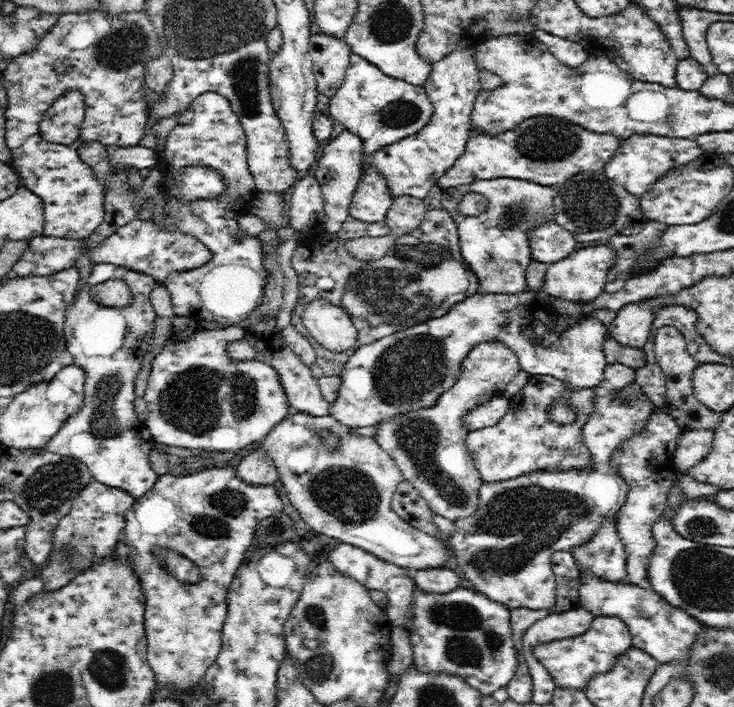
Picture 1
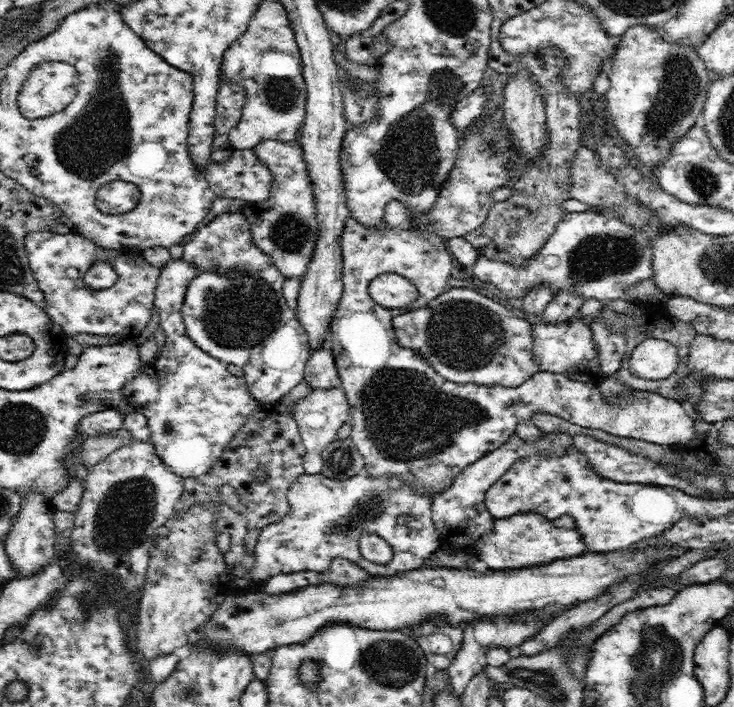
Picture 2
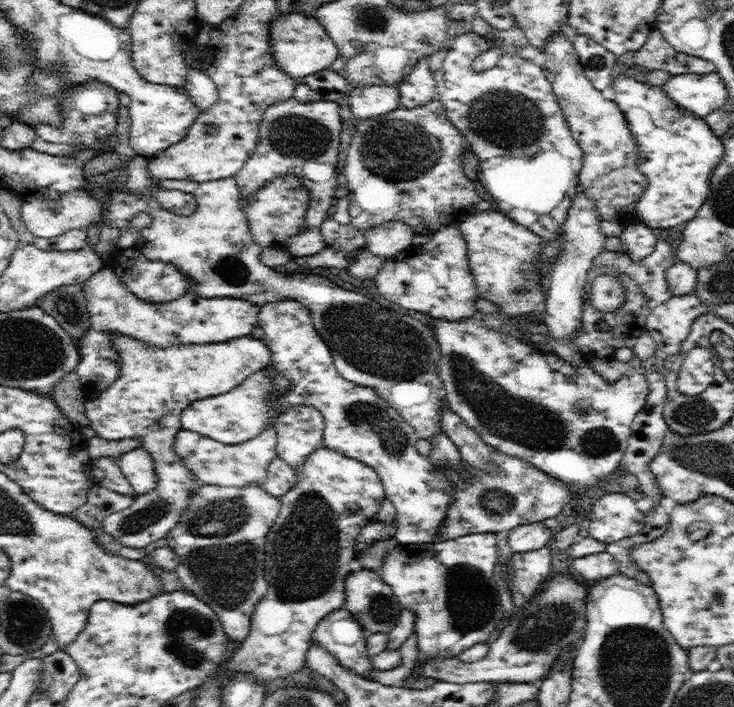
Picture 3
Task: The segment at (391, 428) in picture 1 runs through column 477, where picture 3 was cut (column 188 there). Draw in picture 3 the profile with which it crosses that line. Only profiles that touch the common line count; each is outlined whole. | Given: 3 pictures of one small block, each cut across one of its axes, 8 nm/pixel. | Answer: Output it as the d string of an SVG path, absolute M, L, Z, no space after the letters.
M115 335L114 347L118 351L118 363L120 363L120 376L108 388L98 392L98 396L85 396L85 415L89 420L89 426L98 437L106 440L120 440L122 438L136 438L142 442L142 449L152 456L158 484L156 488L146 494L136 496L134 502L123 510L110 513L102 522L104 531L108 532L115 540L122 542L131 548L145 548L150 543L164 539L178 524L182 512L190 506L190 498L194 490L202 484L198 477L186 467L186 463L176 455L174 440L182 425L180 416L184 408L188 408L195 400L202 400L230 392L250 373L262 372L270 364L272 353L263 343L262 339L242 336L226 342L212 344L180 344L170 348L158 348L152 344L144 344L142 340L134 340L128 336Z

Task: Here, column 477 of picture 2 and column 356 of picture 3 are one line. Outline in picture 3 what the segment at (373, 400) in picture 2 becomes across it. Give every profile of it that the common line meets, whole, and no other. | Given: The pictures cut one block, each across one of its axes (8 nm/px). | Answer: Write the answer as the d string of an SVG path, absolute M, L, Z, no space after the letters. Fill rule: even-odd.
M282 299L268 303L257 311L257 324L264 329L264 340L272 360L270 365L262 372L250 373L246 380L230 392L195 400L188 408L182 410L180 424L184 430L198 432L218 442L231 445L246 442L268 428L268 422L275 422L286 410L300 404L314 406L324 419L324 436L322 437L324 448L330 448L334 452L340 452L344 456L354 460L360 460L366 466L374 468L381 478L385 499L392 502L396 511L395 538L401 544L427 544L439 541L440 528L446 521L446 514L450 510L450 504L454 502L454 487L446 479L442 470L437 469L425 456L422 456L416 448L419 440L416 431L408 424L395 408L392 408L372 387L350 382L338 374L333 363L332 352L328 344L318 335L313 326L311 311L306 309L300 302L292 299ZM272 374L284 374L290 380L290 387L284 393L276 393L276 387L272 385Z

